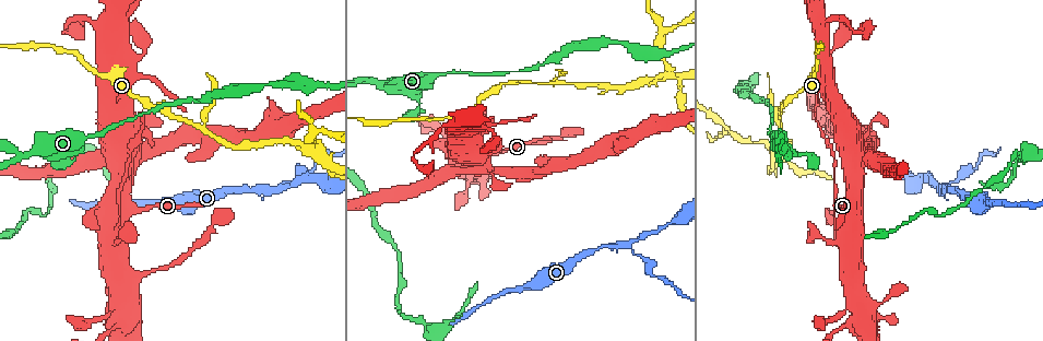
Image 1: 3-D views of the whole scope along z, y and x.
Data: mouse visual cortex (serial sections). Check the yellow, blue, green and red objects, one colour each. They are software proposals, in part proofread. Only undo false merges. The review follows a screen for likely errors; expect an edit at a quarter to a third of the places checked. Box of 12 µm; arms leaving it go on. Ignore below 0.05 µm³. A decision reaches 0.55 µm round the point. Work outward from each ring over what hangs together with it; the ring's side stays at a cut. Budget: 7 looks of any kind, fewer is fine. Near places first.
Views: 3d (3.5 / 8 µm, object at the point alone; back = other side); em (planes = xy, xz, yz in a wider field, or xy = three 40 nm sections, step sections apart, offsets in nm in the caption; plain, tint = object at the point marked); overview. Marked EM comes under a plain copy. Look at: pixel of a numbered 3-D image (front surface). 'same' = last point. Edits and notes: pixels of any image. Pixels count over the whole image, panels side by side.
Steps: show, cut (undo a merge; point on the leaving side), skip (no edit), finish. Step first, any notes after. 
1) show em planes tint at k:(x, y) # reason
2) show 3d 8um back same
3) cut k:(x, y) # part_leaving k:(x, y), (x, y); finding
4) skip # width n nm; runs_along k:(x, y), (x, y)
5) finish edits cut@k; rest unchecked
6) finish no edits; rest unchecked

show 3d 8um at 1:(940, 188)

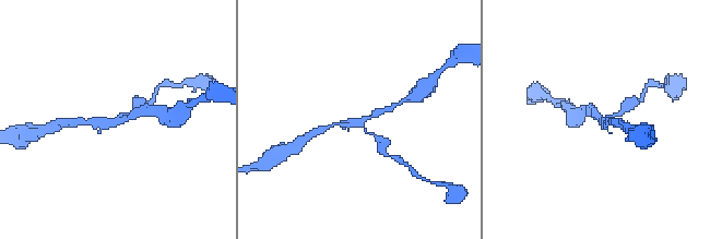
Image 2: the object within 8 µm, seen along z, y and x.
show 3d 3.5um at 2:(601, 123) # closer look

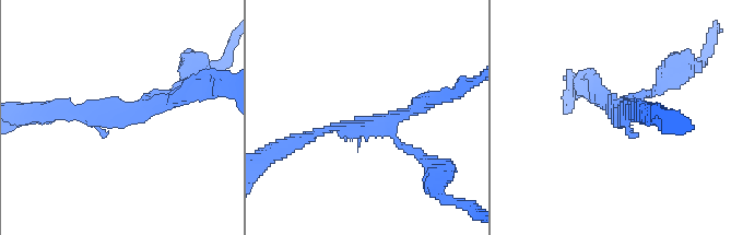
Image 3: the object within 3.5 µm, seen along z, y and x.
show em xy step 3 tint at 3:(382, 125) # arms 3; arm_widths 150, 150, 200 nm; now the EM

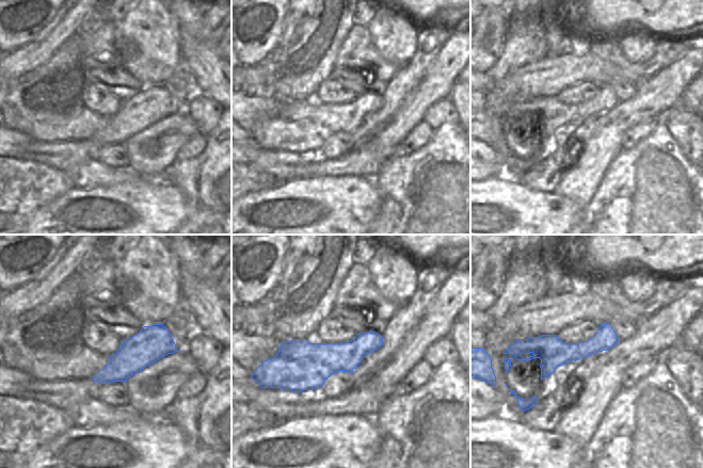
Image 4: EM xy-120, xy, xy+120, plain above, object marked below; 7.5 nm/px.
skip # width 280 nm; runs_along 3:(318, 132), (365, 129), (441, 98); one cell here

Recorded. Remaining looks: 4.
show 3d 3.5um back at 1:(199, 126) # a fork

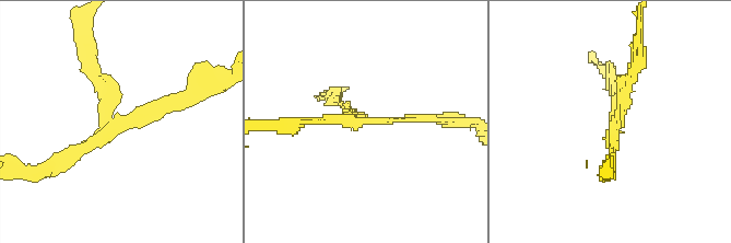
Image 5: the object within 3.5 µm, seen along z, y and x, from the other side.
show em xy step 3 tint at 5:(610, 126)

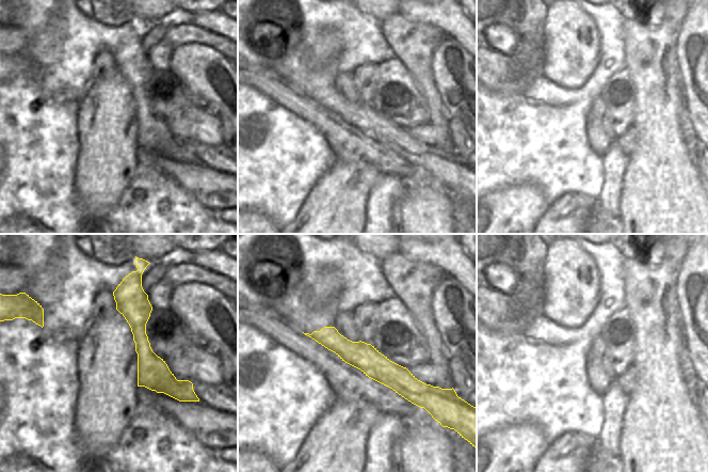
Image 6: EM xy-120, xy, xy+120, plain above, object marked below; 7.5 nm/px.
skip # runs_along 5:(183, 97), (116, 125), (51, 165); all the same cell

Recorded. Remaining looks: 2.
show em planes tint at 1:(67, 160) # abrupt turn

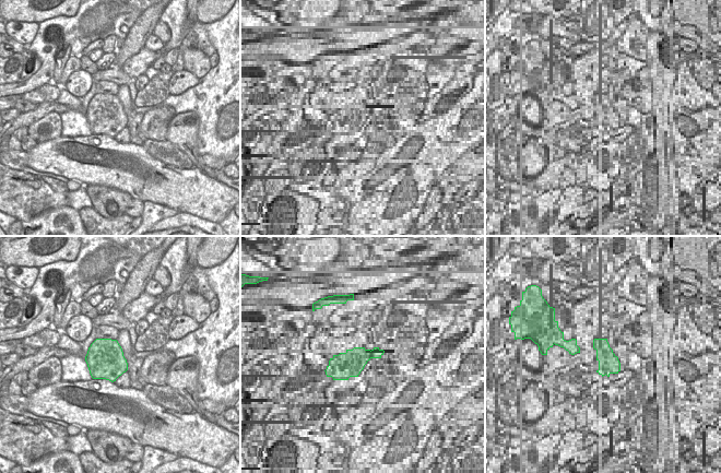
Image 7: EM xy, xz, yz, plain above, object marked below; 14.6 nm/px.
show 3d 3.5um same # wider look

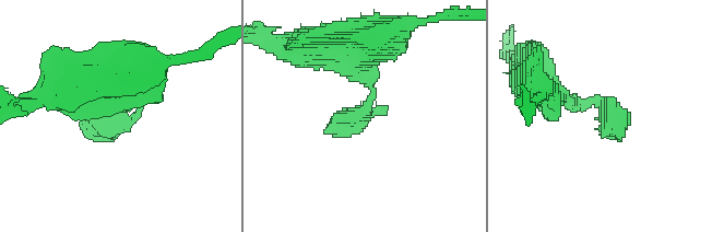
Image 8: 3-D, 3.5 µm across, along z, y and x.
skip # runs_along 8:(543, 83), (571, 104), (598, 101), (624, 130); one cell here

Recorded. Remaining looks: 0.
finish no edits; rest unchecked

